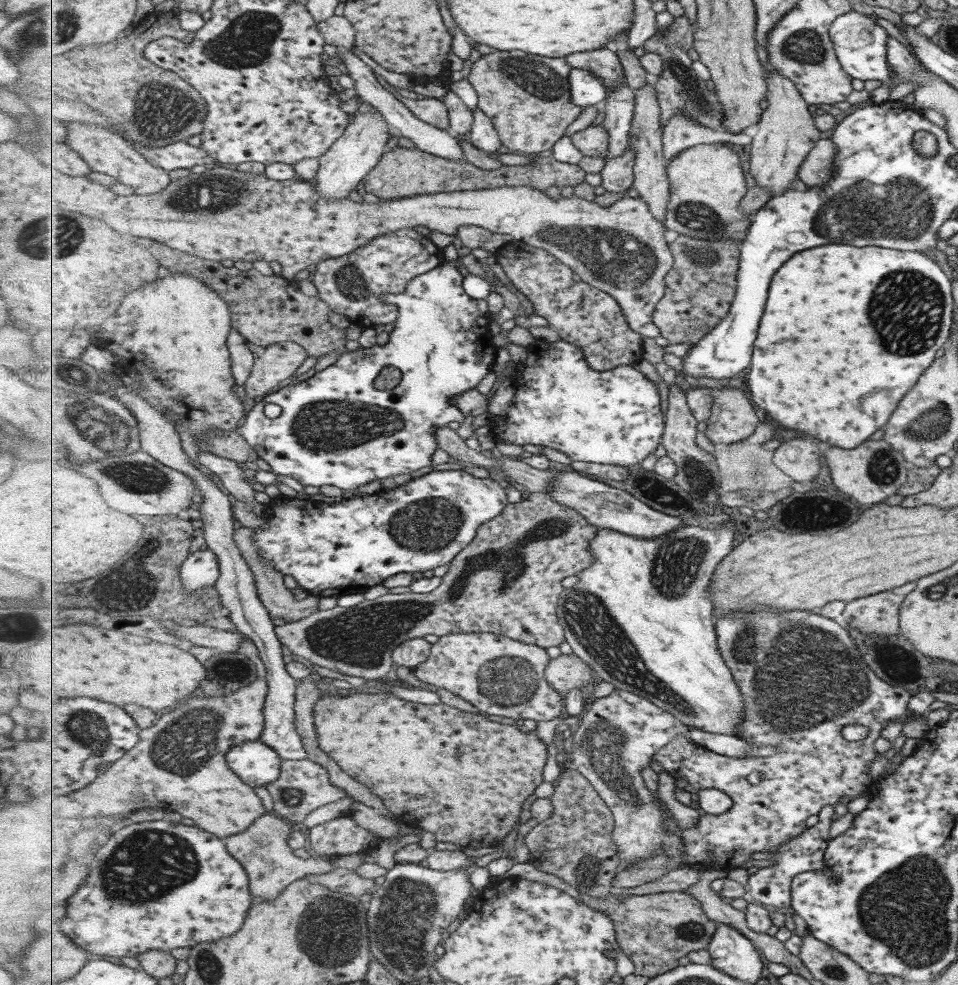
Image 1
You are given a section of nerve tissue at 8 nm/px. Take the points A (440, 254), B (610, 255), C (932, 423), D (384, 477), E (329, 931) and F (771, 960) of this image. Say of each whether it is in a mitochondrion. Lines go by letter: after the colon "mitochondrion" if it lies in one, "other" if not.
A: other
B: mitochondrion
C: mitochondrion
D: other
E: mitochondrion
F: other

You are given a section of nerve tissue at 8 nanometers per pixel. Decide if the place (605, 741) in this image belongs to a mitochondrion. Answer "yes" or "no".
yes

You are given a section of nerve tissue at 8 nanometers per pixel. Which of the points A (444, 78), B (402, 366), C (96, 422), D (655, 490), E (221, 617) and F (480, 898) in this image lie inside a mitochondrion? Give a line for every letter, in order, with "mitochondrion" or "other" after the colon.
A: other
B: other
C: mitochondrion
D: mitochondrion
E: other
F: other

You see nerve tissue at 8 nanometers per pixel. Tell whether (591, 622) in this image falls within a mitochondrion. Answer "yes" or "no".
yes

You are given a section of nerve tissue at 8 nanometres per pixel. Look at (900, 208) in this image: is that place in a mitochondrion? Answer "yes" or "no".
yes

